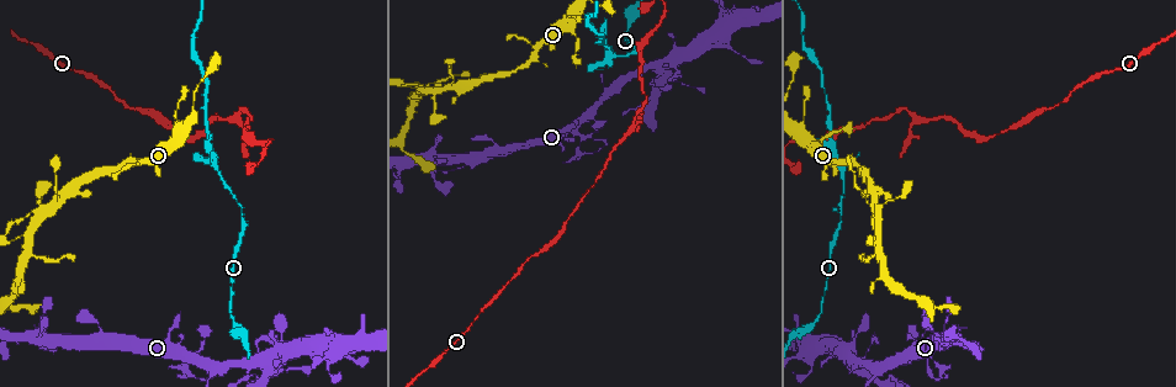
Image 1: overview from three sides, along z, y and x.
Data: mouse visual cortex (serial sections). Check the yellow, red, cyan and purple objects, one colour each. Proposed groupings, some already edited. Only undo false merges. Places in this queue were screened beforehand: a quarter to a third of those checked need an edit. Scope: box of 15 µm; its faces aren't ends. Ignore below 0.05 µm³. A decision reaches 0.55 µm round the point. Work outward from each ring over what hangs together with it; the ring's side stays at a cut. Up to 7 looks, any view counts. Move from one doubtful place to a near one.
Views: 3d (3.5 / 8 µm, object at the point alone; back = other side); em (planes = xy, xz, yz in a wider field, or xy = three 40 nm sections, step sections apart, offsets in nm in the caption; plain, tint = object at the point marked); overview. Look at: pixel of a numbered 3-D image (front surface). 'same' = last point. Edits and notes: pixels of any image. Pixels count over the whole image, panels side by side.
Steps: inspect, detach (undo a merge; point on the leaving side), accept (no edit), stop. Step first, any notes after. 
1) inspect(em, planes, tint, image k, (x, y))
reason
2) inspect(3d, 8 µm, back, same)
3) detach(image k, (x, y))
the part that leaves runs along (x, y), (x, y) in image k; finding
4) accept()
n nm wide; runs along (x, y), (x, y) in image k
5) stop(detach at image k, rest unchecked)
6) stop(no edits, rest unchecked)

inspect(3d, 8 µm, back, image 1, (584, 137))
abrupt turn

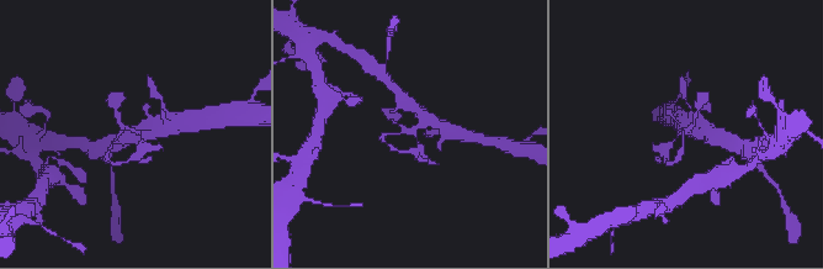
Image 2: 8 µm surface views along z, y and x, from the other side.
inspect(3d, 3.5 µm, image 2, (135, 131))
closer look

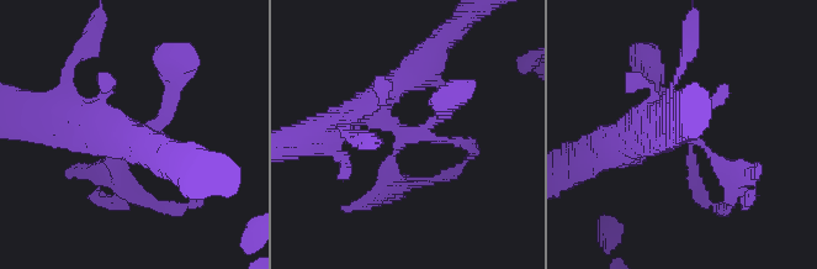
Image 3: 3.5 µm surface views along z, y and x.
inspect(em, planes, tint, image 3, (404, 139))

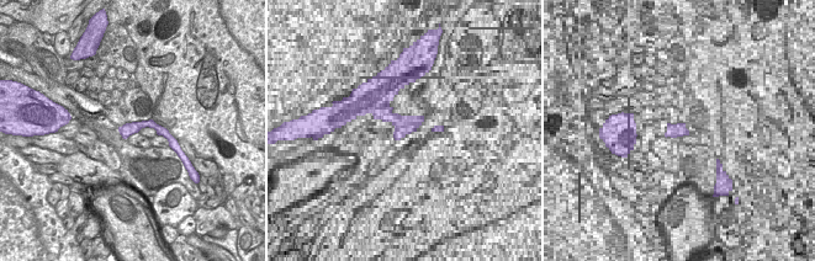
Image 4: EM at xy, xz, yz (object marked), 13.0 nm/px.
detach(image 3, (109, 163))
the part that leaves runs along (385, 117), (412, 133), (450, 101) in image 3; two cells meet here

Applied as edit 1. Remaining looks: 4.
inspect(overview)

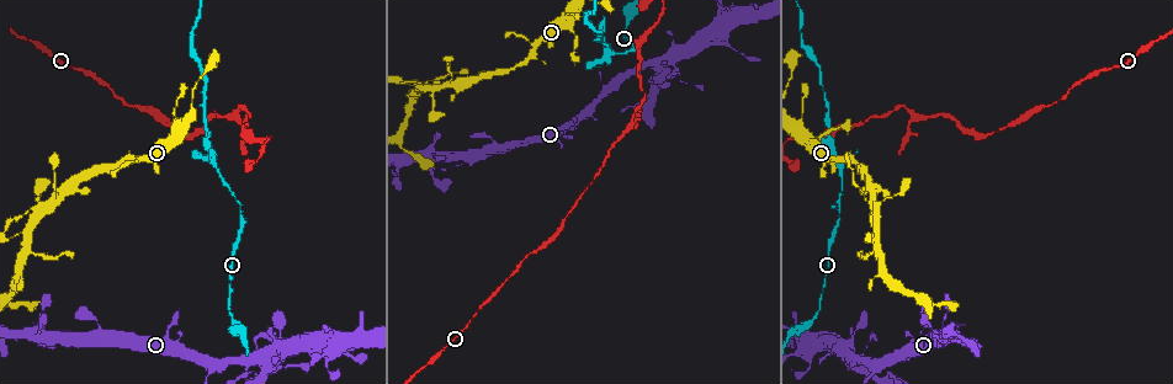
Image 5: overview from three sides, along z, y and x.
inspect(3d, 3.5 µm, back, image 5, (804, 344))
abrupt turn

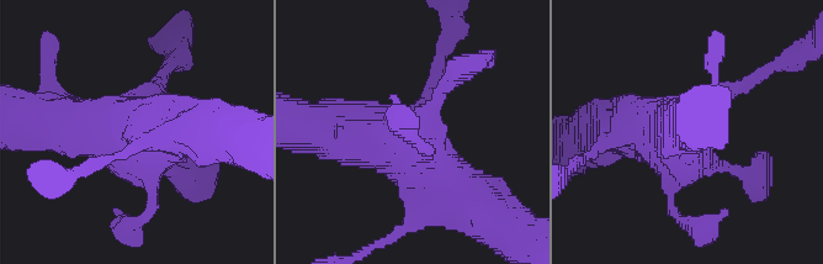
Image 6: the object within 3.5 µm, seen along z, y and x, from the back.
inspect(em, planes, tint, image 6, (391, 146))

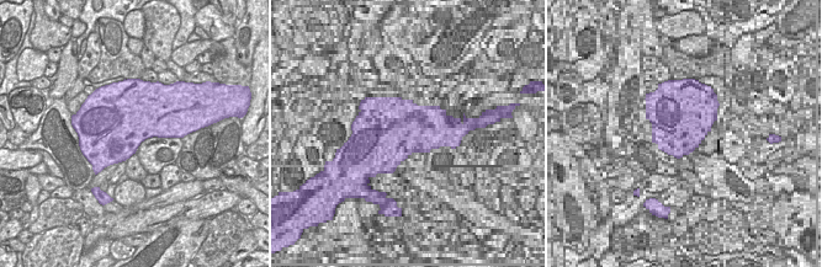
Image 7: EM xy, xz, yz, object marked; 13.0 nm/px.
accept()
900 nm wide; runs along (490, 218), (392, 143), (343, 133) in image 6; continuous, no second cell

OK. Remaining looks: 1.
stop(detach at image 3, rest unchecked)

